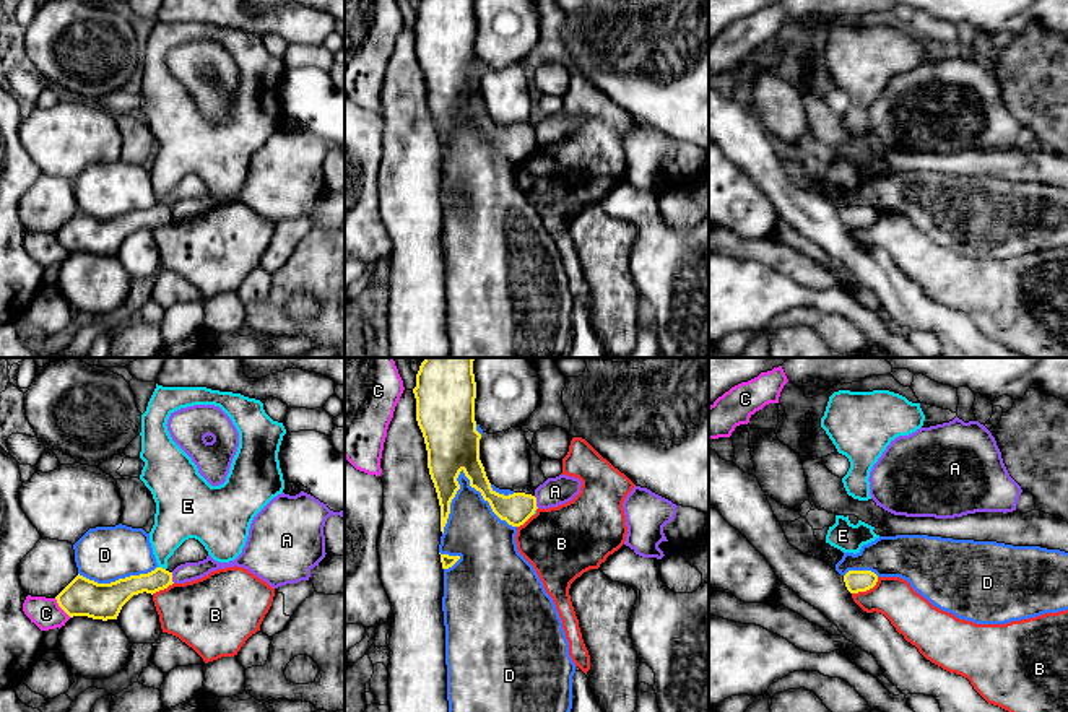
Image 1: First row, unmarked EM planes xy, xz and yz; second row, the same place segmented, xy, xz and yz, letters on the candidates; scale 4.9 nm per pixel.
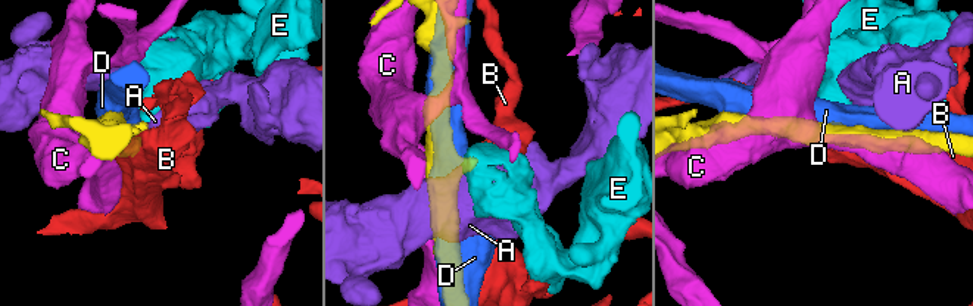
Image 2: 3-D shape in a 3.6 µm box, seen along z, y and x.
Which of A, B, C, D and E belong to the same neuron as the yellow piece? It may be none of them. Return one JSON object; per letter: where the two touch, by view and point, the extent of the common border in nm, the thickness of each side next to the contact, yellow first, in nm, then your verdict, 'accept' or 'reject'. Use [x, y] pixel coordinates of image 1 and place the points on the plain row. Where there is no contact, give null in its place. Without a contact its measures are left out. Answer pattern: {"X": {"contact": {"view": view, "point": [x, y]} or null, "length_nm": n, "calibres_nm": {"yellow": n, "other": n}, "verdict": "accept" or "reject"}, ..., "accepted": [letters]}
{"A": {"contact": {"view": "xz", "point": [535, 138]}, "length_nm": 70, "calibres_nm": {"yellow": 160, "other": 140}, "verdict": "reject"}, "B": {"contact": {"view": "yz", "point": [867, 225]}, "length_nm": 160, "calibres_nm": {"yellow": 110, "other": 200}, "verdict": "reject"}, "C": {"contact": {"view": "xy", "point": [62, 244]}, "length_nm": 130, "calibres_nm": {"yellow": 190, "other": 150}, "verdict": "reject"}, "D": {"contact": {"view": "xz", "point": [486, 135]}, "length_nm": 400, "calibres_nm": {"yellow": 160, "other": 280}, "verdict": "reject"}, "E": {"contact": {"view": "xy", "point": [161, 204]}, "length_nm": 40, "calibres_nm": {"yellow": 120, "other": 220}, "verdict": "reject"}, "accepted": []}

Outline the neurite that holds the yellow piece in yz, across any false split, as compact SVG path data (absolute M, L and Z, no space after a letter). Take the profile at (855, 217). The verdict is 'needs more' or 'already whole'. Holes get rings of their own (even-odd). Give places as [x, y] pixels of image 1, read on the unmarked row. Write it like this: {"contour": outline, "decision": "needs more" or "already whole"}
{"contour": "M849 206L844 211L845 223L850 229L866 228L878 218L878 211L871 206Z", "decision": "already whole"}

